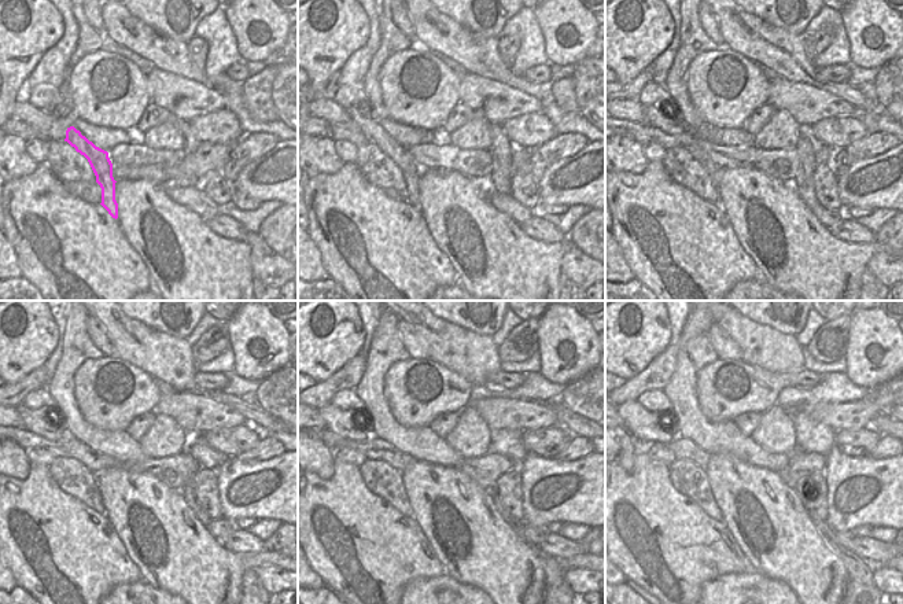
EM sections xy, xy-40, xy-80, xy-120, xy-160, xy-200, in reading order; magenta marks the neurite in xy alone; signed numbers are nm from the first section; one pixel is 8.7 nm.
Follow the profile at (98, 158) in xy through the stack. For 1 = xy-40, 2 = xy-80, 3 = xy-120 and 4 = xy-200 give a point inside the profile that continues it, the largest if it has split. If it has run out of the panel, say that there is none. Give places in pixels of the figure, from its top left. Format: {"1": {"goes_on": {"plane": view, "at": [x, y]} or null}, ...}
{"1": {"goes_on": {"plane": "xy-40", "at": [373, 131]}}, "2": {"goes_on": {"plane": "xy-80", "at": [656, 115]}}, "3": {"goes_on": {"plane": "xy-120", "at": [37, 422]}}, "4": {"goes_on": {"plane": "xy-200", "at": [645, 427]}}}

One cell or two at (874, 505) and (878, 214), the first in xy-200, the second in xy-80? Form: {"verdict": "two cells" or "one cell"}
{"verdict": "two cells"}

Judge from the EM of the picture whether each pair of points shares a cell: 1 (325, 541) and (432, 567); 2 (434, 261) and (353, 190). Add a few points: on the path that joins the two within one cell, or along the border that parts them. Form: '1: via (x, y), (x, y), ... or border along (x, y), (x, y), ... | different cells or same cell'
1: via (352, 541), (368, 551), (395, 551), (406, 555) | same cell
2: via (413, 250), (373, 210) | same cell

